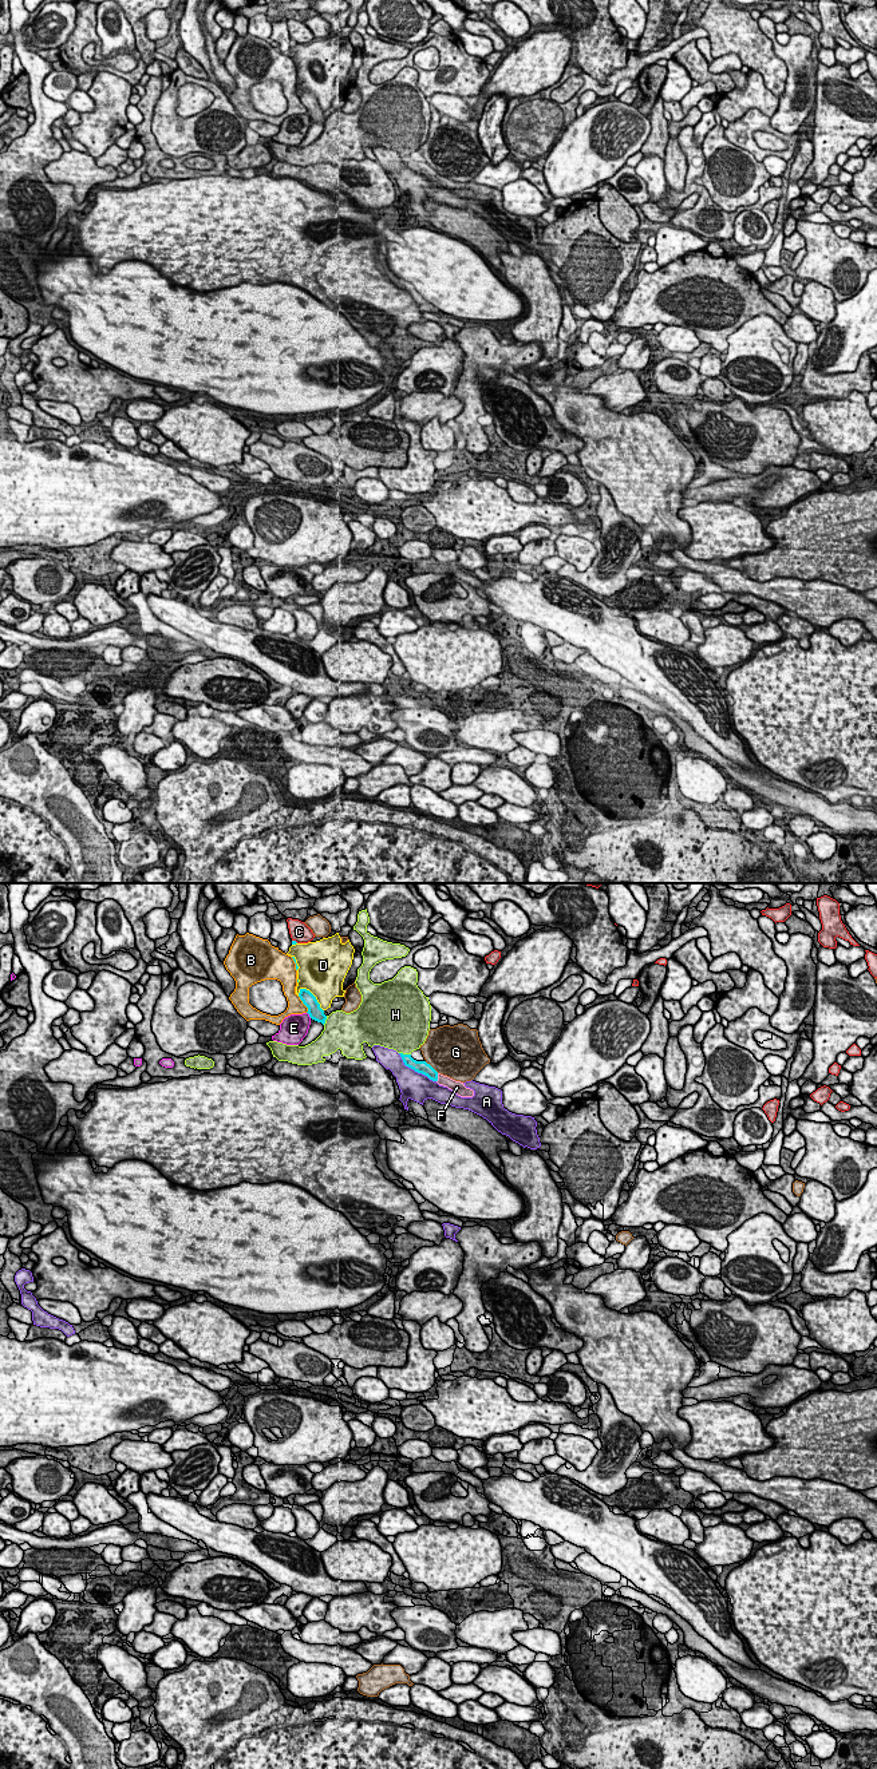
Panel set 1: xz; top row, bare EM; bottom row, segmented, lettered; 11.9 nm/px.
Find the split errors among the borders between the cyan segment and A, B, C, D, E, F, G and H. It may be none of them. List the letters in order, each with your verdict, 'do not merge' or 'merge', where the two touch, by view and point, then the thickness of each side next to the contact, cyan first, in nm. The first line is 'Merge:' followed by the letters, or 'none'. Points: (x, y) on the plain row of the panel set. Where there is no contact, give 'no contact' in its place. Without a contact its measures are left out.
Merge: F
A: do not merge; contact xz (415, 171); calibres 160 and 340 nm
B: do not merge; contact xz (303, 103); calibres 170 and 190 nm
C: do not merge; contact xz (295, 42); calibres 60 and 240 nm
D: do not merge; contact xz (313, 97); calibres 170 and 460 nm
E: do not merge; contact xz (308, 114); calibres 170 and 320 nm
F: merge; contact xz (437, 178); calibres 160 and 130 nm
G: do not merge; contact xz (430, 166); calibres 160 and 500 nm
H: do not merge; contact xz (405, 155); calibres 160 and 440 nm

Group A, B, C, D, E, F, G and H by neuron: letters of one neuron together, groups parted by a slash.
A / B / C / D / E / F / G / H

